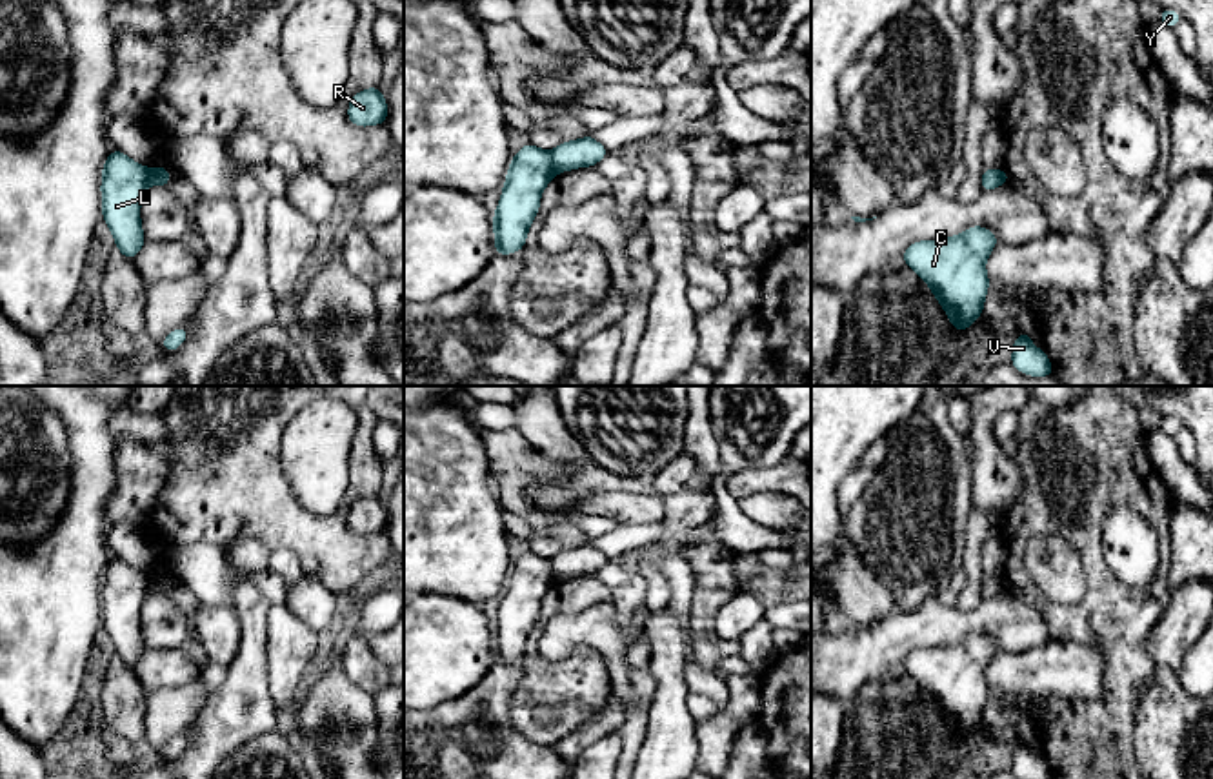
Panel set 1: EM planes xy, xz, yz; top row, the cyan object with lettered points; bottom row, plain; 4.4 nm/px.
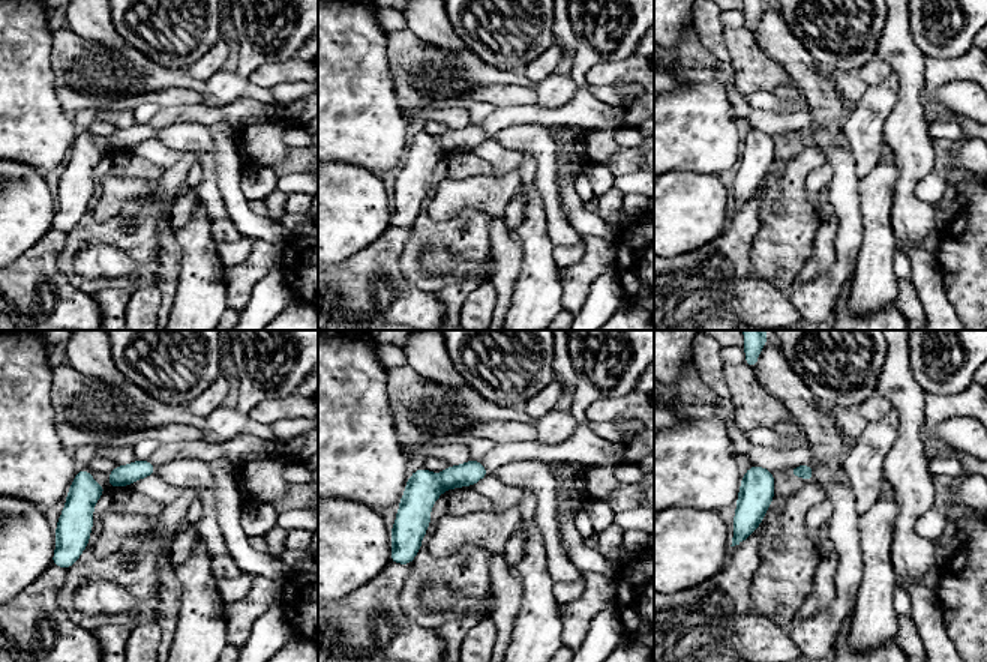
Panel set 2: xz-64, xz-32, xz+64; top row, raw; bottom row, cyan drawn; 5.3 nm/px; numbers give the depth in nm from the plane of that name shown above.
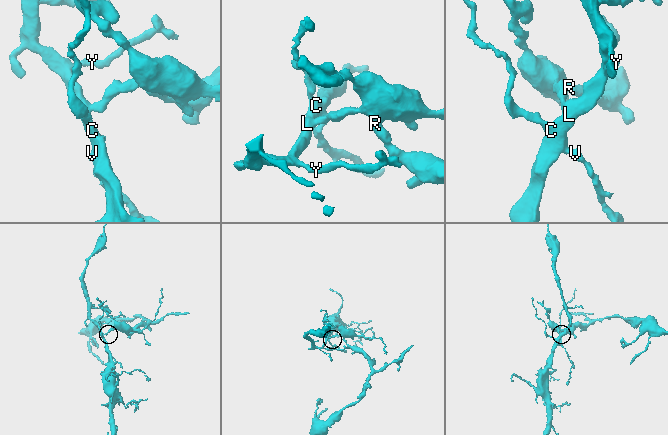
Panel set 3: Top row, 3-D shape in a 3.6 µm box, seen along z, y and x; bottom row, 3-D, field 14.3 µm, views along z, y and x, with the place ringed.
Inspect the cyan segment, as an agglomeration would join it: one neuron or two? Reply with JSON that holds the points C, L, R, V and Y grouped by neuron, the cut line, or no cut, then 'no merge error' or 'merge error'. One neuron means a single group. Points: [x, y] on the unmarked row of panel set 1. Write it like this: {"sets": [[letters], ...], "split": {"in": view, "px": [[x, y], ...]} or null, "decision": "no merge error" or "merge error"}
{"sets": [["C", "L", "V", "Y"], ["R"]], "split": {"in": "xz", "px": [[548, 559], [559, 579]]}, "decision": "merge error"}

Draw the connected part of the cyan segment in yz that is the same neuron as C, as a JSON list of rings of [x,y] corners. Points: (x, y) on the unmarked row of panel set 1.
[[[971,633],[942,648],[911,650],[902,661],[904,672],[929,693],[957,739],[982,724],[989,697],[986,666],[997,652],[991,637]]]

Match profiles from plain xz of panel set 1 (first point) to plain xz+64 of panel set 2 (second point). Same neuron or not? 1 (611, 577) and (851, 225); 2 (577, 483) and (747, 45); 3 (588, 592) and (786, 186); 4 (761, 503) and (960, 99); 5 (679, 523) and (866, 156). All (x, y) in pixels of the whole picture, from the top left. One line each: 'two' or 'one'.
1: one
2: one
3: one
4: one
5: one

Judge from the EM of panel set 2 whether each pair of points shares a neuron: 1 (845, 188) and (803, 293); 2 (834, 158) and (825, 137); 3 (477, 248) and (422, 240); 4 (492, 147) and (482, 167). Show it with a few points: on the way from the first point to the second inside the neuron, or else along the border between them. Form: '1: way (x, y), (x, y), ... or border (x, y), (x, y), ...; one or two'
1: way (848, 218), (848, 251), (843, 266), (833, 276); one
2: border (845, 146), (822, 150); two
3: way (464, 240), (435, 240); one
4: border (471, 150), (492, 168), (494, 176); two

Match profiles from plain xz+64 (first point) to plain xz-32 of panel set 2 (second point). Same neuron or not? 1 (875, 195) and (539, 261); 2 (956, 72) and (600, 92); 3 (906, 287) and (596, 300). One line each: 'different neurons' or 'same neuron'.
1: same neuron
2: different neurons
3: different neurons

